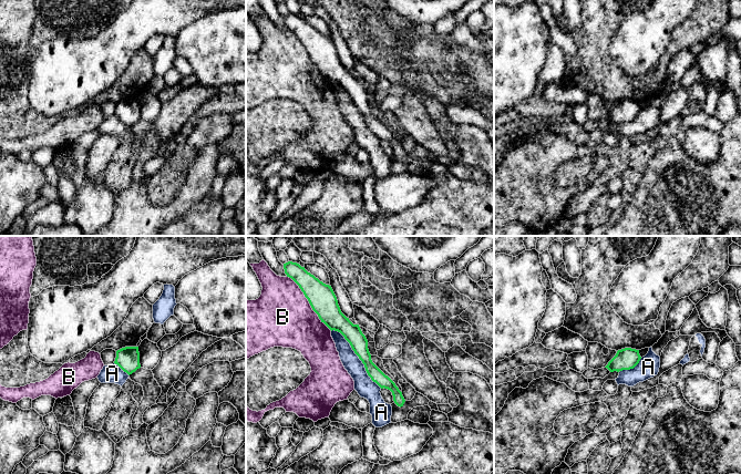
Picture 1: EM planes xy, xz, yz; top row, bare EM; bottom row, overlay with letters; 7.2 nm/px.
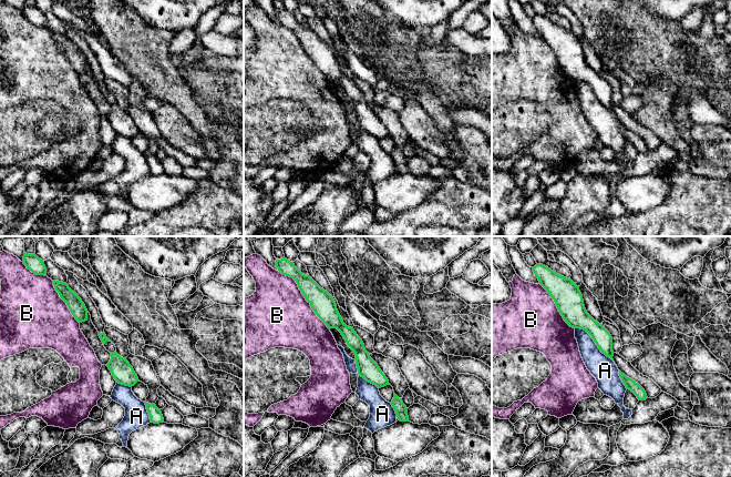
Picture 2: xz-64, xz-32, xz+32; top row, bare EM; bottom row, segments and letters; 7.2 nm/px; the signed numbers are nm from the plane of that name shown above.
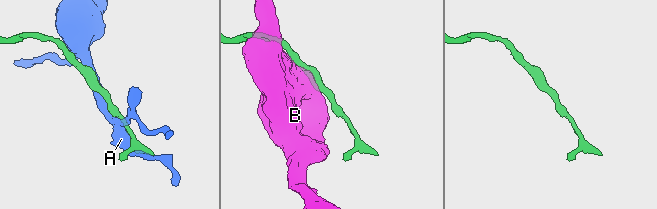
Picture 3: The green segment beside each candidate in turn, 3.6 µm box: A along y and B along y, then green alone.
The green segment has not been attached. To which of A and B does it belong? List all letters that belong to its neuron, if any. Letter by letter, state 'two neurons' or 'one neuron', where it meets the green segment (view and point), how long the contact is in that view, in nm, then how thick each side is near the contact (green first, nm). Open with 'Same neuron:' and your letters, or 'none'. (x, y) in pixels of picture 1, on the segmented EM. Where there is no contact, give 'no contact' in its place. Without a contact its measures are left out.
Same neuron: none
A: two neurons | xz (359, 358) | 550 nm | 140/140 nm
B: two neurons | xz (309, 302) | 500 nm | 190/440 nm

